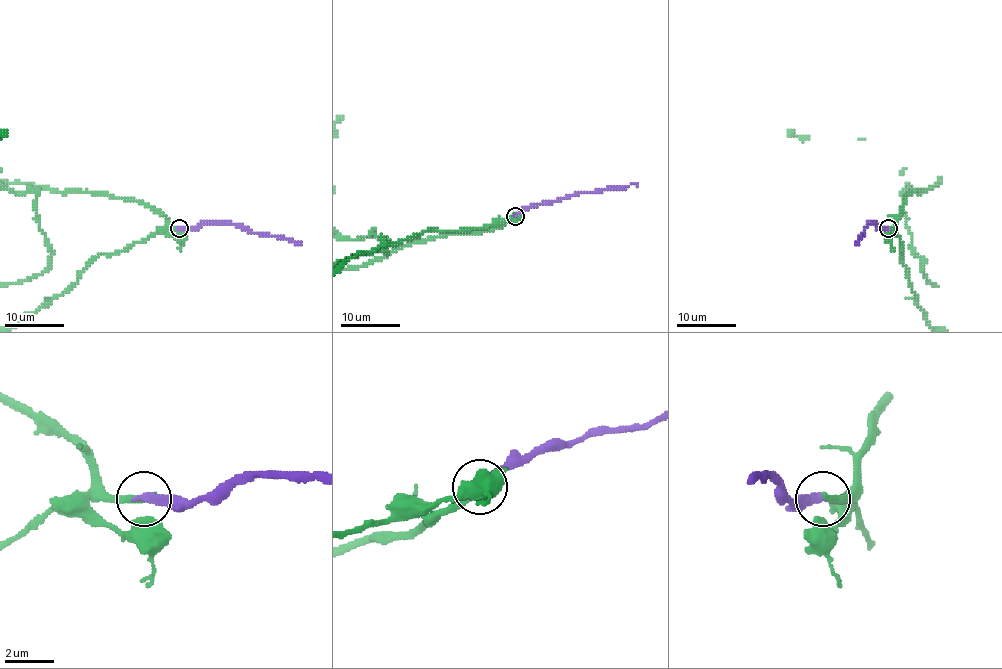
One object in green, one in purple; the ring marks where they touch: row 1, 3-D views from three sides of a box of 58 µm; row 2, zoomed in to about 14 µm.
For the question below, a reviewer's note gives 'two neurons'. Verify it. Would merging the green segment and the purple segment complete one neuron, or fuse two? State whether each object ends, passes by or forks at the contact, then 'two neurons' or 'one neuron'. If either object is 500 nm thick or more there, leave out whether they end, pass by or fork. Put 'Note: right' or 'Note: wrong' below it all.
green ends | purple ends | two neurons
Note: right

